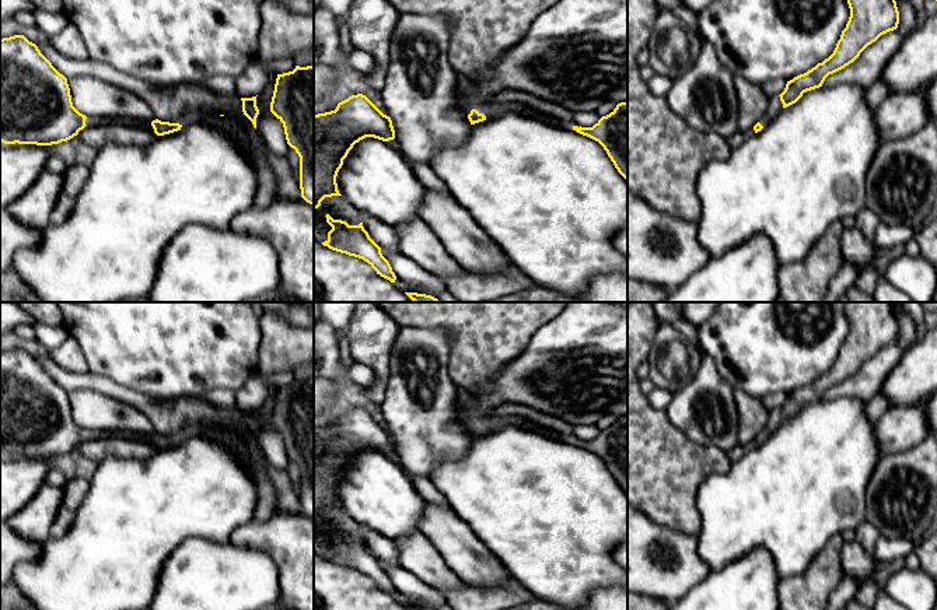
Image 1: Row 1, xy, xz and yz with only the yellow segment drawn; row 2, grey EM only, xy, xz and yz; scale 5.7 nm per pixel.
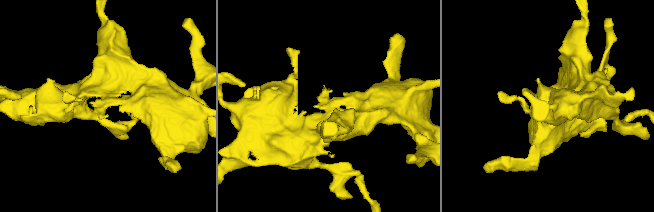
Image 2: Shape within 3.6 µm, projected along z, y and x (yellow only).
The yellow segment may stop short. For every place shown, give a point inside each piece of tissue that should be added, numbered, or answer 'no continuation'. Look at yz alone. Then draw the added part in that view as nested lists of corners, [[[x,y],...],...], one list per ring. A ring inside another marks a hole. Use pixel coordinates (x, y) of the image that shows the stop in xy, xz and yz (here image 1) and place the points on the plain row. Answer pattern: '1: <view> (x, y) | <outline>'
1: yz (775, 419) | [[[779,409],[770,410],[768,421],[762,431],[759,432],[759,437],[765,441],[768,439],[783,423],[783,417],[780,414]]]

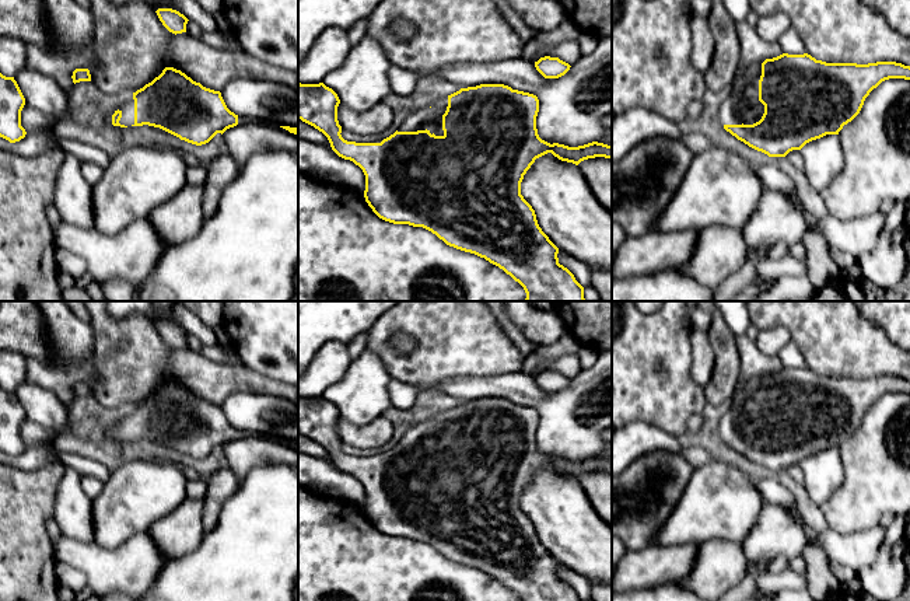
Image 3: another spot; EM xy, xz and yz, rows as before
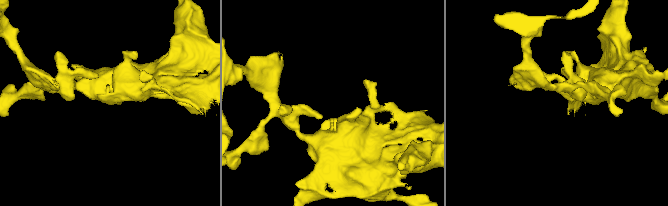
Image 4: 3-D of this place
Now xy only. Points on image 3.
1: xy (128, 422) | [[[134,413],[122,416],[118,422],[122,426],[122,431],[119,434],[120,438],[132,440],[134,438]]]

